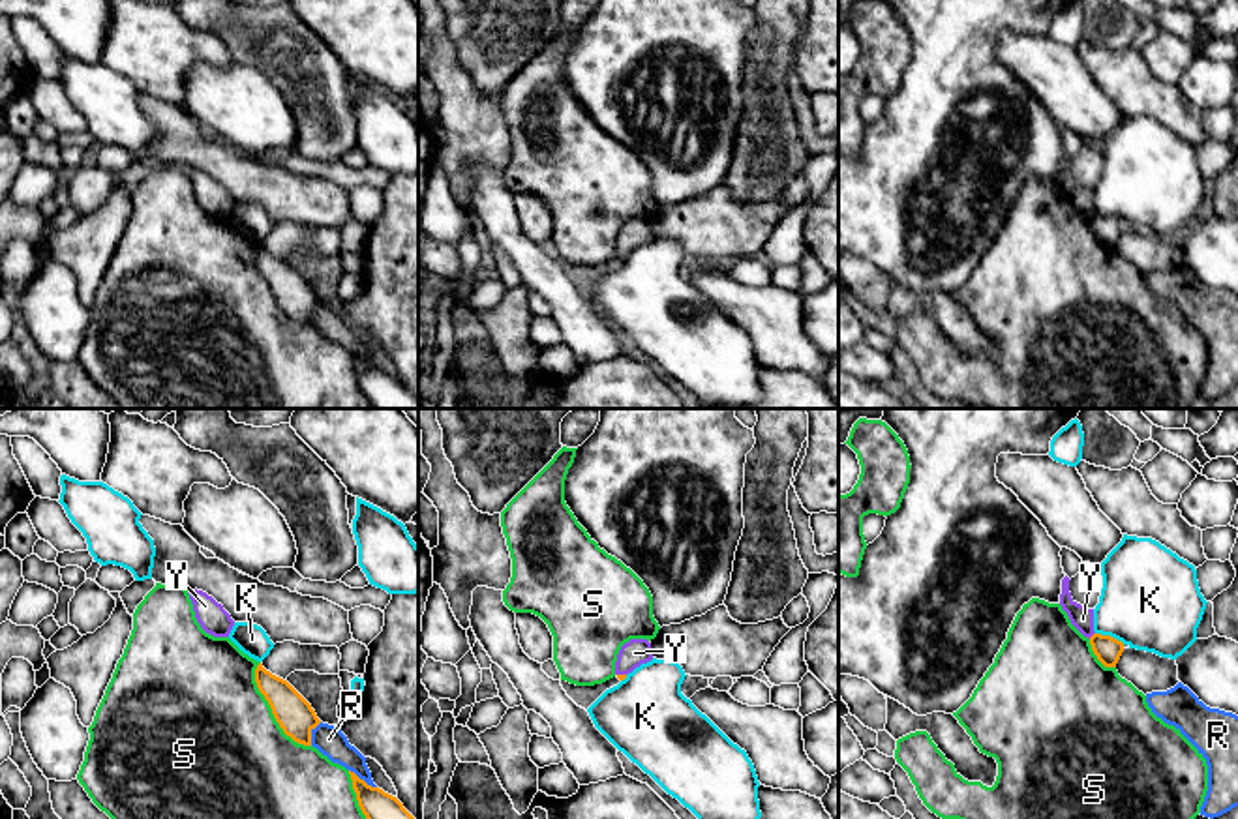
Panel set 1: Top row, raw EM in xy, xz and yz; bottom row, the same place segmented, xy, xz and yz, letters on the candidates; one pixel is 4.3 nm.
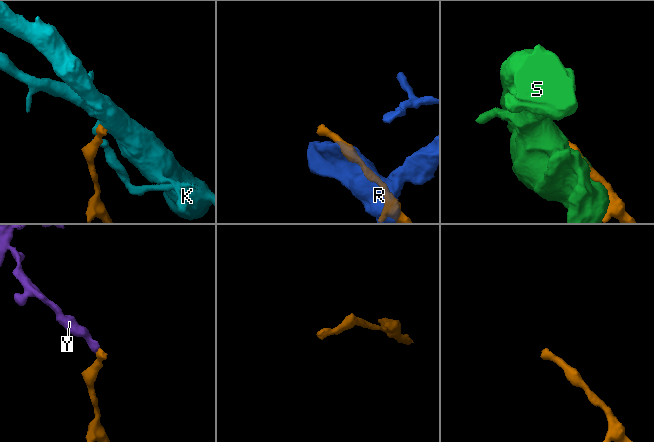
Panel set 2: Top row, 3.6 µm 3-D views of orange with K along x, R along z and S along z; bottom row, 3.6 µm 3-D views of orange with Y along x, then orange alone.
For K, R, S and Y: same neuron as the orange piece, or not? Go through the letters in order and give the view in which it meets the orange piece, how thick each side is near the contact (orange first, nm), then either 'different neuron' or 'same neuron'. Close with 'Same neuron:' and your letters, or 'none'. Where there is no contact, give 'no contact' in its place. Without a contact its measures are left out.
K: contact in yz; calibres 120 and 420 nm; different neuron
R: contact in xy; calibres 180 and 130 nm; different neuron
S: contact in xy; calibres 160 and 500 nm; different neuron
Y: contact in yz; calibres 120 and 100 nm; different neuron
Same neuron: none

